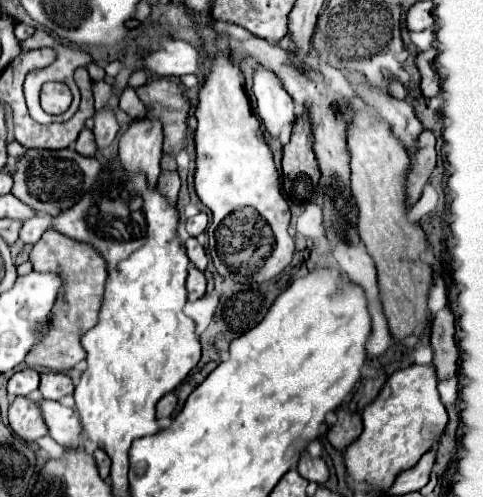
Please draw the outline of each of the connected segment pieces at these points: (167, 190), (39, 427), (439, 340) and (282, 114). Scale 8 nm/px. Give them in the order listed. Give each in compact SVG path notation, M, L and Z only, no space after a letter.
M161 172L159 182L157 182L157 190L161 190L161 194L165 194L167 202L177 202L177 192L179 192L179 174L177 172Z
M17 396L15 402L9 406L9 426L27 442L33 442L47 434L39 404L29 400L27 396Z
M449 308L437 312L433 318L433 332L431 332L431 346L435 350L433 364L437 368L437 378L447 380L457 372L457 356L459 350L455 346L455 318Z
M261 66L255 68L253 92L257 98L257 110L265 132L285 146L297 120L291 96L283 90L279 78Z

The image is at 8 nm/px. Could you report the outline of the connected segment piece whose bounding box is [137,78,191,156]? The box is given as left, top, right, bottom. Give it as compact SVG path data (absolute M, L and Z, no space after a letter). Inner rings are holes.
M159 78L137 88L139 100L147 106L145 120L159 120L163 126L163 152L177 156L187 148L187 116L189 98L183 86L169 78Z

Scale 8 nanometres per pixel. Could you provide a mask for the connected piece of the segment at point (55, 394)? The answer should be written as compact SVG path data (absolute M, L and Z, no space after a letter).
M61 372L41 374L39 392L41 392L43 398L47 398L47 400L59 400L61 396L73 394L73 390L75 390L73 380L67 374L61 374Z

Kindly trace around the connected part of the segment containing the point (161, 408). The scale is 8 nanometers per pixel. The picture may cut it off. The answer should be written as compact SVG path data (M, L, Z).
M173 392L165 394L157 404L157 418L171 418L175 408L177 408L177 396Z

